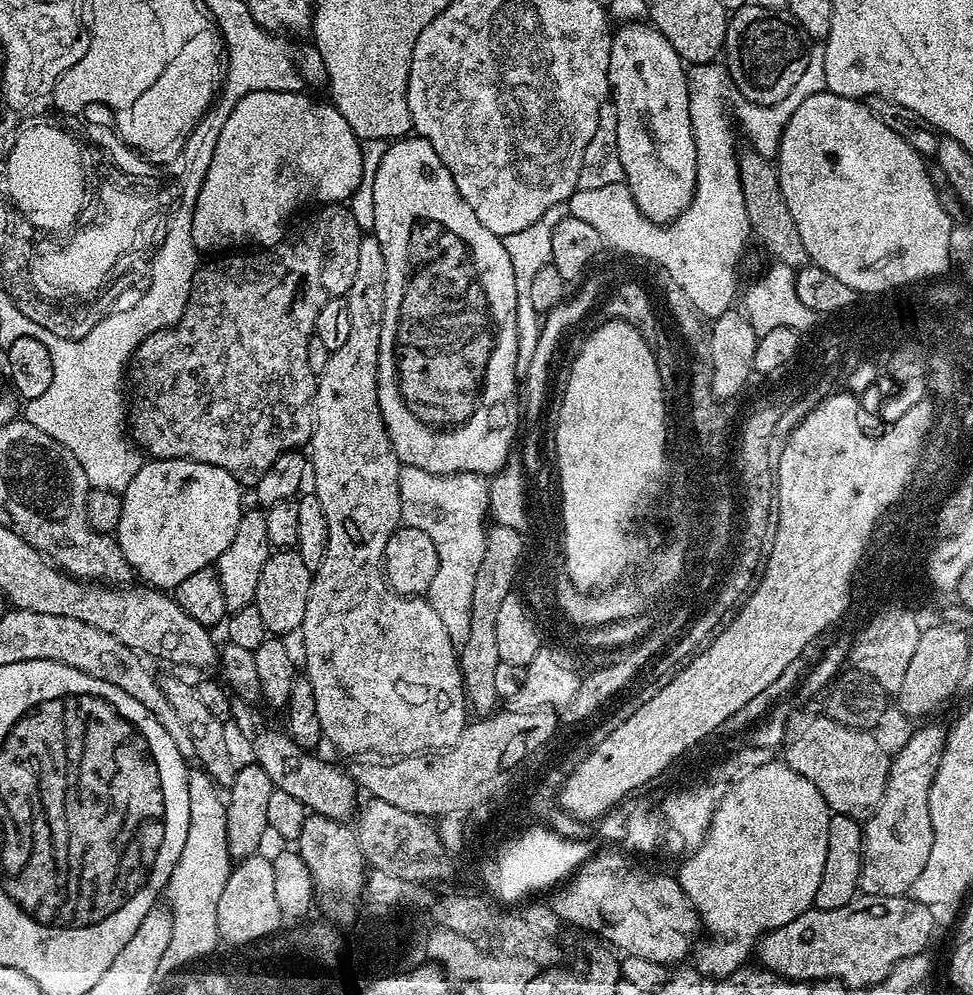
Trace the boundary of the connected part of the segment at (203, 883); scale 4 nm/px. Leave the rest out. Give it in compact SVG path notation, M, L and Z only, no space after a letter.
M201 768L191 769L188 773L187 789L190 801L190 823L186 834L185 845L182 848L181 857L175 864L174 870L168 879L166 896L169 896L169 912L172 913L172 934L162 958L159 962L160 970L174 970L184 966L198 958L208 955L217 945L220 939L217 934L218 903L222 895L223 887L226 886L234 862L229 854L228 843L226 842L226 814L227 803L218 794L215 780Z

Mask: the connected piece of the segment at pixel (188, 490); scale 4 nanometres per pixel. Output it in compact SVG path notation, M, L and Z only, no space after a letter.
M149 459L141 463L138 474L130 478L130 486L126 486L120 496L122 518L118 521L114 539L120 544L122 554L133 573L137 577L141 576L145 585L161 590L174 590L178 582L190 578L190 574L213 567L222 550L230 546L238 531L242 511L240 492L242 485L218 466L193 460Z

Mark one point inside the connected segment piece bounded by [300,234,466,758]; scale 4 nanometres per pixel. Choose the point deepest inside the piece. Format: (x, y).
(386, 676)

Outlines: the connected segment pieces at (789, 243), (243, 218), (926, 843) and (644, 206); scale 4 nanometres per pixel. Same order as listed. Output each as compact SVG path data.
M755 150L747 151L741 151L738 159L742 198L746 198L746 218L751 235L760 239L761 246L772 255L775 263L799 270L809 263L809 258L806 246L802 243L802 234L798 234L798 226L790 215L790 206L786 206L786 198L782 198L780 173L769 157Z
M303 91L295 92L251 92L246 94L230 110L230 118L226 118L226 126L222 126L222 134L218 134L218 143L214 146L214 158L210 162L210 170L206 170L206 178L198 190L198 202L194 206L194 218L192 219L192 233L194 234L194 246L201 253L220 254L225 250L236 250L239 244L244 244L247 240L253 240L253 245L261 249L271 248L282 239L280 232L280 220L288 220L303 204L308 204L311 200L317 200L315 203L320 206L330 204L340 204L348 202L354 194L356 187L362 182L363 176L363 158L366 155L362 147L362 141L359 136L354 134L350 122L342 118L342 114L337 110L335 103L319 104L316 100L311 100L308 96L303 96Z
M928 724L920 728L909 740L900 745L900 751L891 757L888 765L888 781L882 794L882 802L878 802L871 816L863 821L864 857L860 871L860 892L865 896L907 896L918 879L918 874L929 861L930 848L934 843L934 830L930 818L930 790L934 782L943 750L947 746L945 725Z
M624 22L613 31L612 49L610 50L610 70L608 71L608 87L610 100L616 105L618 116L618 153L622 160L624 171L623 183L627 184L638 210L647 220L653 220L656 224L671 224L690 206L692 195L696 189L696 147L694 146L694 130L690 122L690 110L688 109L688 74L686 65L680 59L680 55L666 42L666 38L648 22Z

